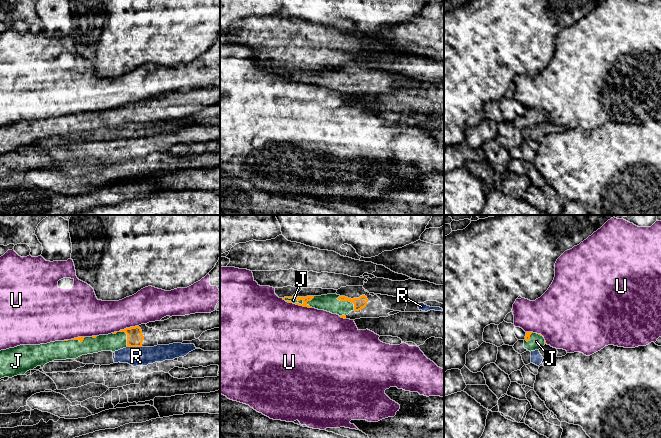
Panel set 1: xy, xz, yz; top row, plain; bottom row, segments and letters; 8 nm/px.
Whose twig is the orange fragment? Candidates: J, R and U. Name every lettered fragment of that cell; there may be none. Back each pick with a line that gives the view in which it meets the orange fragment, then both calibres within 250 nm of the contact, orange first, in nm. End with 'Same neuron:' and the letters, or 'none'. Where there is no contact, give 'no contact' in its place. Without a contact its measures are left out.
J: xz | 50/50 nm
Same neuron: J

